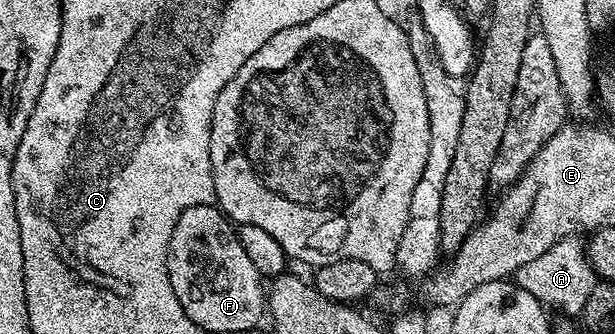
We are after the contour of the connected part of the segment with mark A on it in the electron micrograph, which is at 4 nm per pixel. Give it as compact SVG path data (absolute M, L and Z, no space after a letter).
M575 236L562 239L552 246L551 250L546 250L531 262L526 262L514 275L515 283L532 294L545 307L554 306L572 318L581 315L589 295L598 283L597 272L590 264L583 241L582 244L580 241L581 239Z

